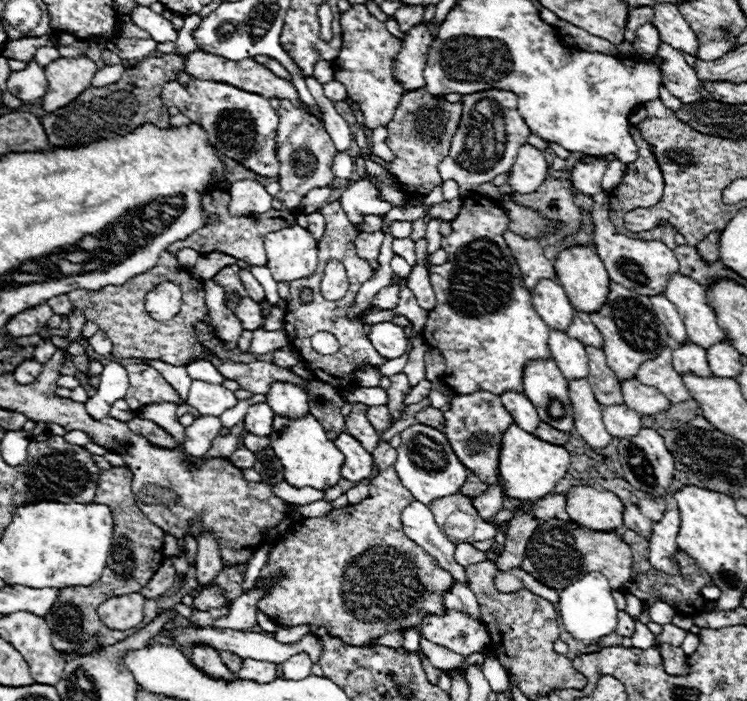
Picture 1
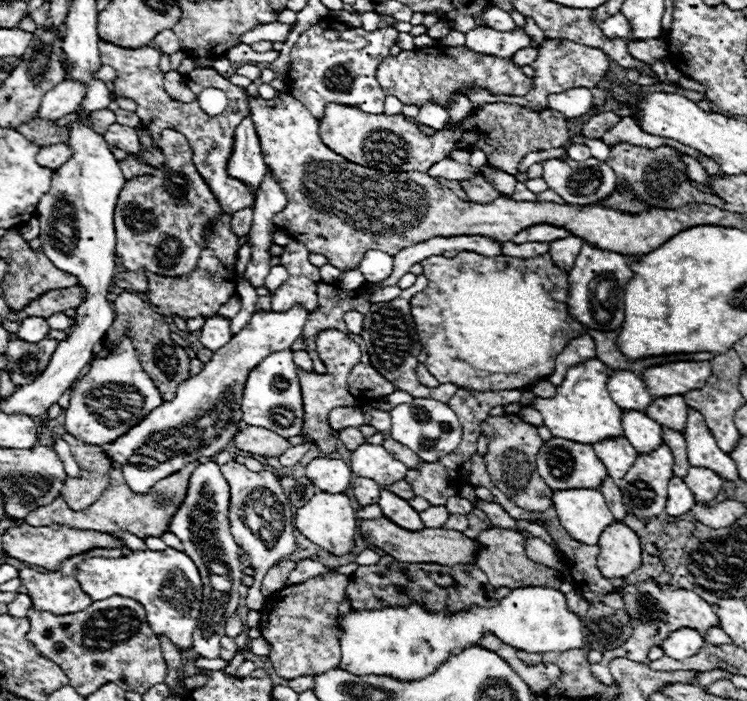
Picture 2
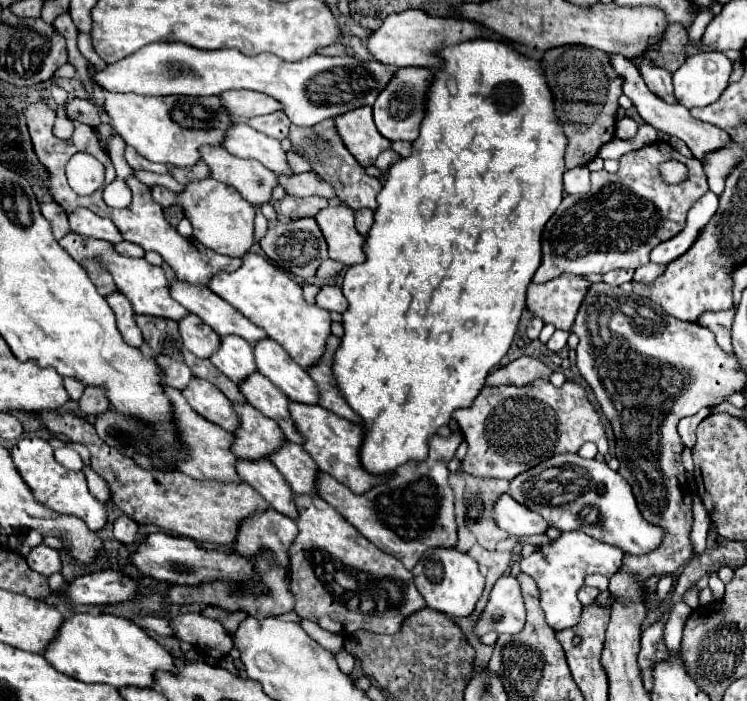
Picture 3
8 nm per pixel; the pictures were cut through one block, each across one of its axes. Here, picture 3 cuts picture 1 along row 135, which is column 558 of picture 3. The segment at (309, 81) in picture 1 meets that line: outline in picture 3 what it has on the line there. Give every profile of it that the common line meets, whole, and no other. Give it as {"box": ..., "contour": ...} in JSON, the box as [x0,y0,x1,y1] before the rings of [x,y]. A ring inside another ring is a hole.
{"box":[546,330,570,352],"contour":[[[556,330],[556,332],[552,334],[552,338],[548,340],[546,346],[548,346],[550,350],[554,350],[554,352],[562,352],[562,350],[566,348],[568,336],[570,336],[570,332],[566,332],[566,330]]]}

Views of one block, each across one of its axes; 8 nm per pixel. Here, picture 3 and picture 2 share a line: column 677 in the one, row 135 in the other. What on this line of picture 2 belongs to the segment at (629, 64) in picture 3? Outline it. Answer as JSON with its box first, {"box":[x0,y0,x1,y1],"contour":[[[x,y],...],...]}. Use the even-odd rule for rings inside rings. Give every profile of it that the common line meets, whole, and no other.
{"box":[104,124,140,154],"contour":[[[112,124],[106,134],[104,134],[104,140],[106,144],[110,146],[116,146],[124,152],[130,152],[130,154],[136,154],[140,150],[140,142],[138,142],[138,134],[136,134],[136,128],[130,128],[130,126],[122,126],[122,124]]]}

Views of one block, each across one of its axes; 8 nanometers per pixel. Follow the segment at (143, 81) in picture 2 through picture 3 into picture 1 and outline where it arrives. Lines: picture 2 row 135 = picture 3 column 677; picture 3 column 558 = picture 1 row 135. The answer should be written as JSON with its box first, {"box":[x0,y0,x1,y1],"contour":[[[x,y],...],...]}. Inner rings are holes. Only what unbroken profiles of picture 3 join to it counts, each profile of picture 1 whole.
{"box":[162,78,278,178],"contour":[[[192,78],[188,82],[188,88],[182,88],[178,82],[168,82],[162,88],[162,102],[168,108],[176,106],[184,116],[200,124],[208,136],[208,142],[212,144],[212,148],[216,148],[218,154],[240,162],[244,168],[252,170],[258,176],[274,178],[278,174],[274,140],[278,128],[278,114],[266,98],[238,90],[230,84]]]}

